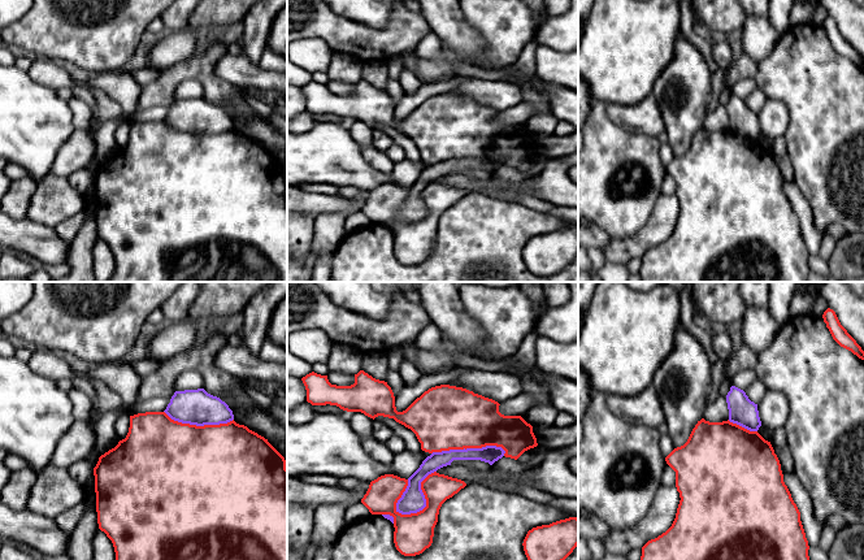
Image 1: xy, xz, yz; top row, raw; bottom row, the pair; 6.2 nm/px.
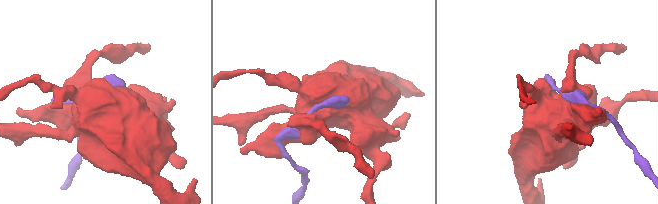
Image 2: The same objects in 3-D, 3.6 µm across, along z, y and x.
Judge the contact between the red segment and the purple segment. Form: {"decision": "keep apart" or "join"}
{"decision": "keep apart"}

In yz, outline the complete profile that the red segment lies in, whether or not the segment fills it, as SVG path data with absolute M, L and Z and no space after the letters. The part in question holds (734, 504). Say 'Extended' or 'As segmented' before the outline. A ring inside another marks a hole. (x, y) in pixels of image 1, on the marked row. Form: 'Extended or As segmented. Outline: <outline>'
As segmented. Outline: M702 418L687 442L674 448L667 464L676 472L680 504L672 526L642 547L641 560L809 560L800 512L783 482L781 464L770 442L728 421Z

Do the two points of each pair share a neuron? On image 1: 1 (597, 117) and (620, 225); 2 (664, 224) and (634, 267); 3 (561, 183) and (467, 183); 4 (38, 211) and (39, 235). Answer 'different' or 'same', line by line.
1: same
2: different
3: same
4: different

